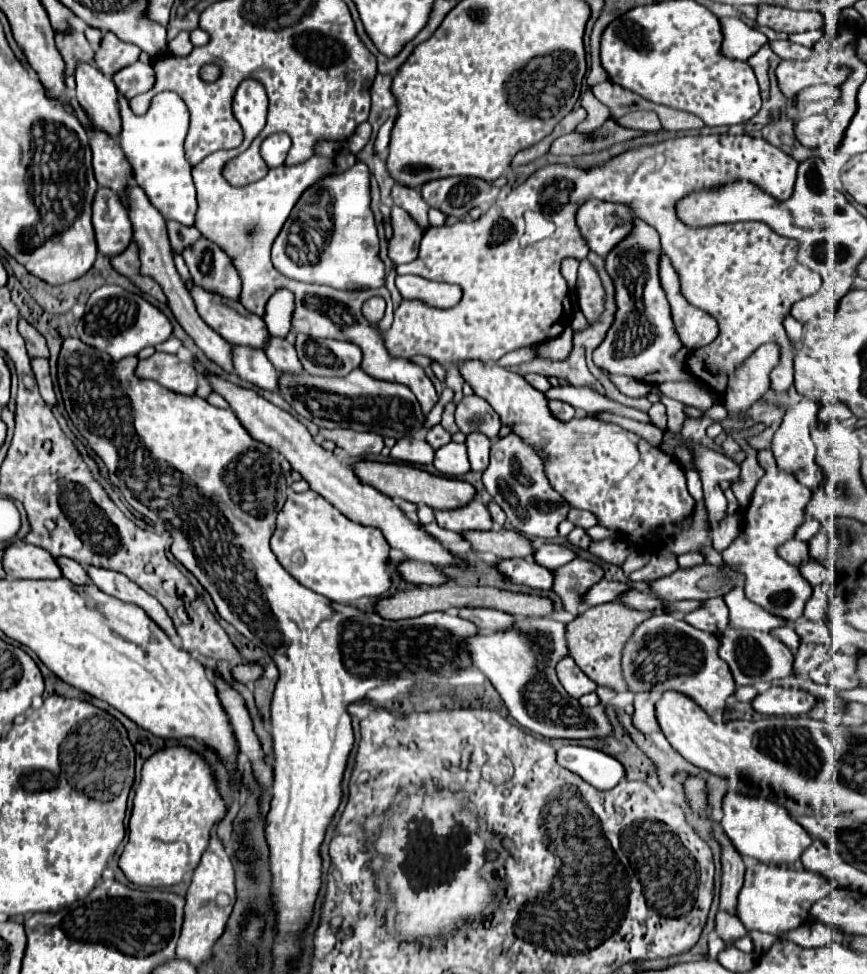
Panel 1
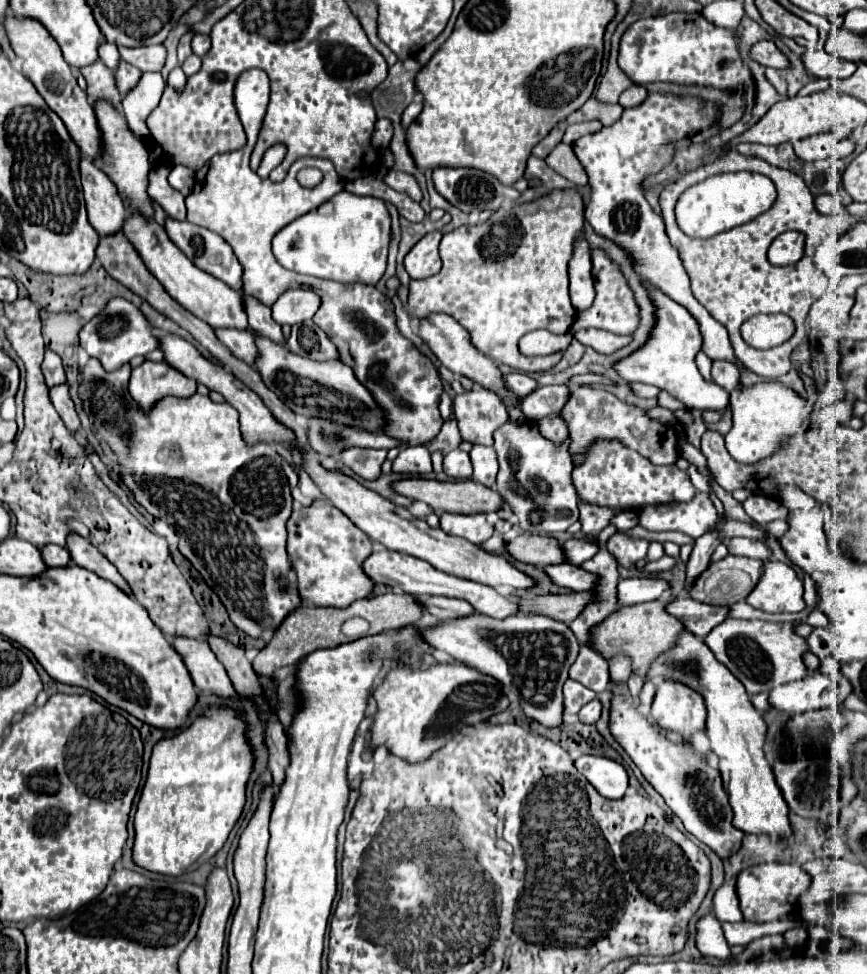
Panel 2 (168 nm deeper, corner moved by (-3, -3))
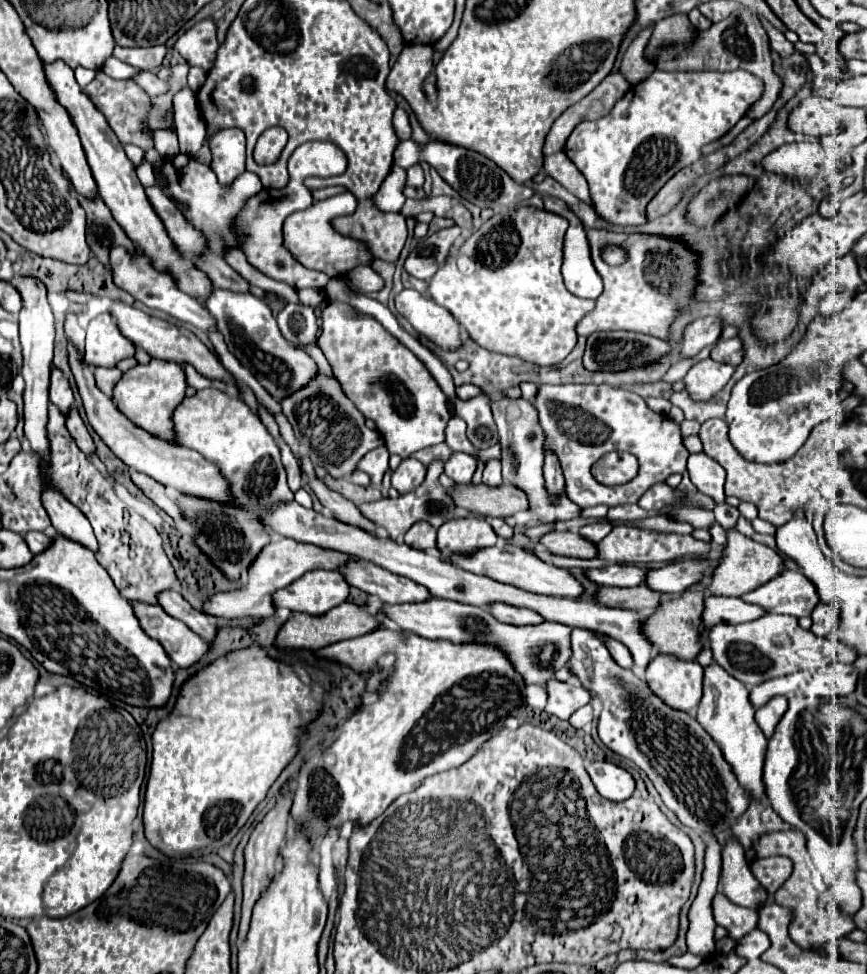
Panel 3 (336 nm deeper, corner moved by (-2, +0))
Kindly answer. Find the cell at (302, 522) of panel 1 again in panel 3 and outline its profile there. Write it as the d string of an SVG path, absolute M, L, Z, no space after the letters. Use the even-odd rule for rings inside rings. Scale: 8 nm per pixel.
M315 569L307 571L285 589L279 589L275 593L275 607L323 615L339 603L347 601L349 589L351 585L343 577L343 573Z

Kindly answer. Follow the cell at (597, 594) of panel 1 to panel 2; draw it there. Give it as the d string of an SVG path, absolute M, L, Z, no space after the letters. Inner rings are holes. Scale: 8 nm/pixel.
M626 578L618 584L618 602L624 606L652 602L664 596L670 590L670 584L662 578Z

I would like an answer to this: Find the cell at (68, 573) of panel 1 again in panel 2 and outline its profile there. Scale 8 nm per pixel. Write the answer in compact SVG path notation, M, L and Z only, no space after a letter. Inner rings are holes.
M54 544L42 546L40 554L48 566L66 566L70 562L70 554L64 546L54 546Z

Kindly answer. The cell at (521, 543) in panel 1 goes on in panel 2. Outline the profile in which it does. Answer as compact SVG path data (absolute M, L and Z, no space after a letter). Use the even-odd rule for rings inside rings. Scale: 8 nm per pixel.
M522 534L514 540L508 540L508 550L516 560L526 564L550 566L550 564L566 562L564 550L560 550L560 542L552 536Z

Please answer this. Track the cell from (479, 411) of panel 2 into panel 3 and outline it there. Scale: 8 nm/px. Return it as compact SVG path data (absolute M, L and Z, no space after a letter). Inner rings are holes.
M481 393L467 401L455 397L449 401L449 411L467 423L467 439L475 449L487 449L499 441L489 395Z

